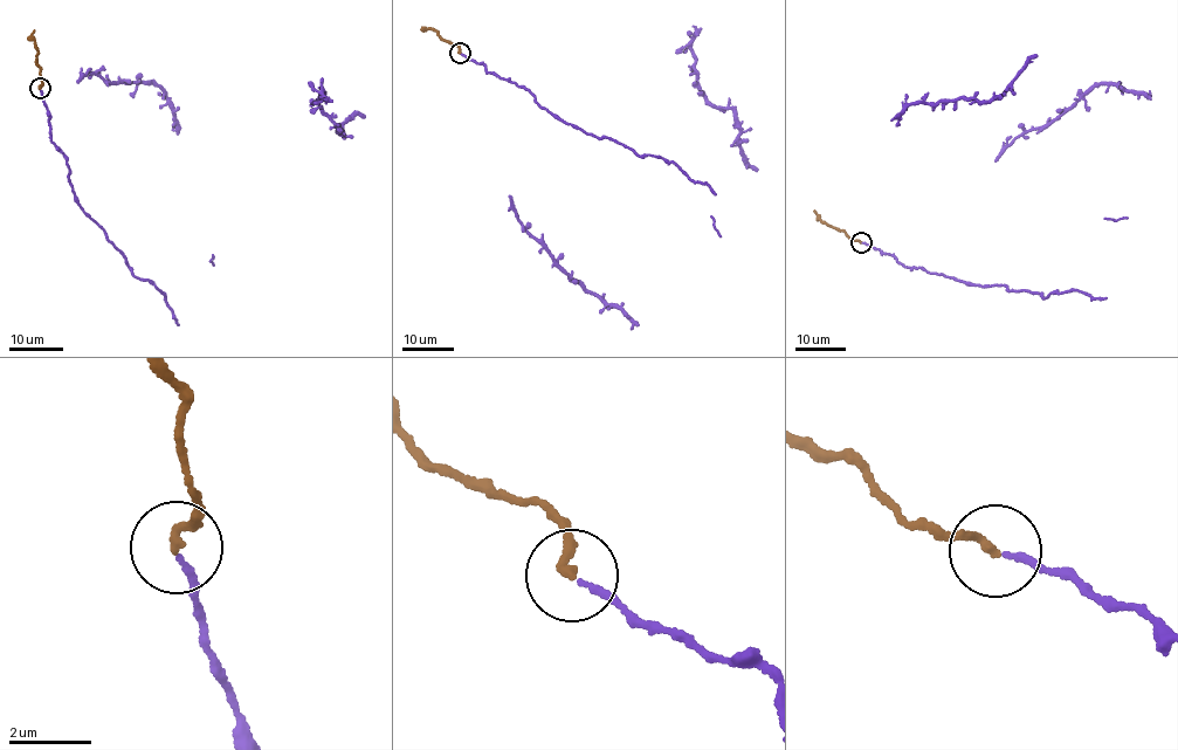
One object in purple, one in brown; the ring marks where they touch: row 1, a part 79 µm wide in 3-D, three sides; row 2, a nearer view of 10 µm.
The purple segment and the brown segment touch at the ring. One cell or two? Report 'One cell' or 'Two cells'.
Two cells

